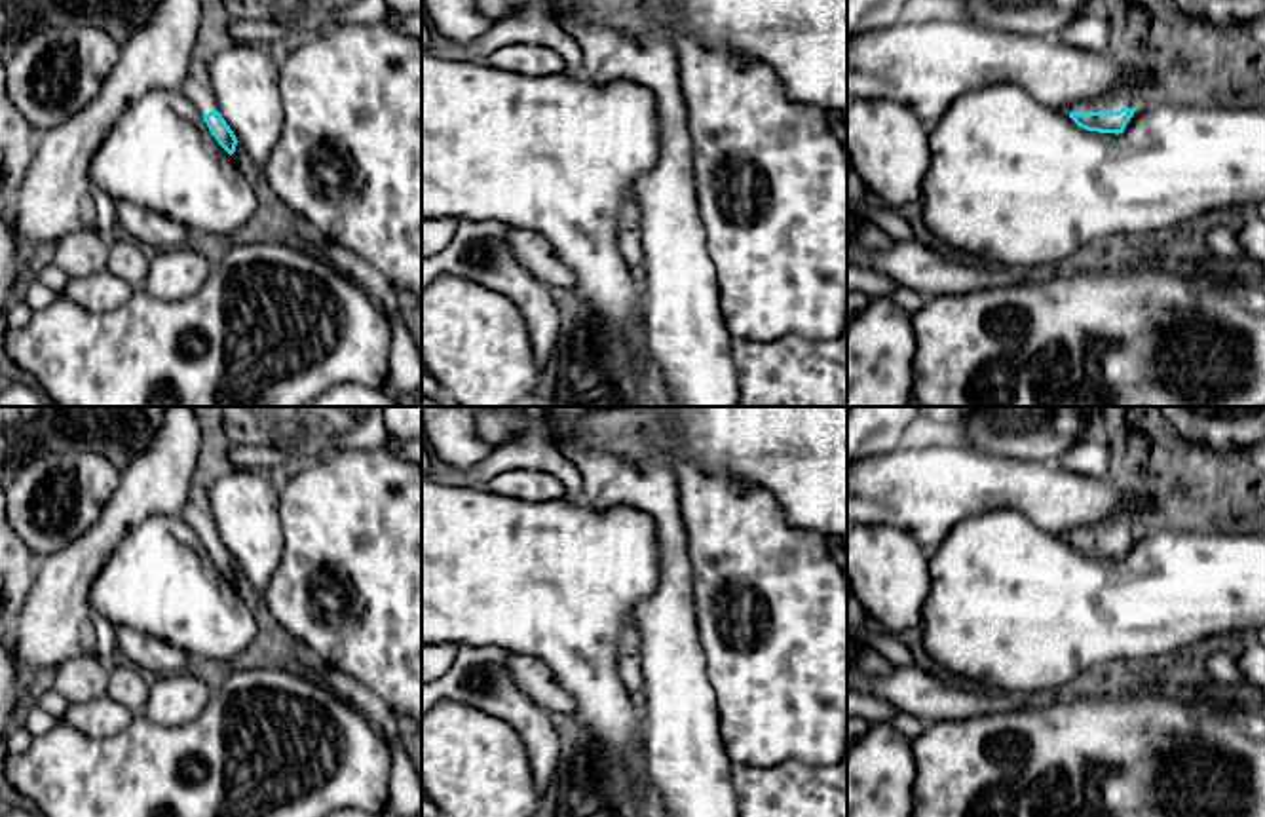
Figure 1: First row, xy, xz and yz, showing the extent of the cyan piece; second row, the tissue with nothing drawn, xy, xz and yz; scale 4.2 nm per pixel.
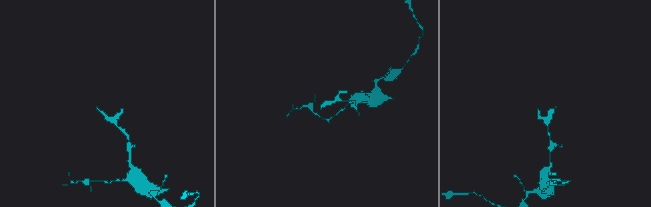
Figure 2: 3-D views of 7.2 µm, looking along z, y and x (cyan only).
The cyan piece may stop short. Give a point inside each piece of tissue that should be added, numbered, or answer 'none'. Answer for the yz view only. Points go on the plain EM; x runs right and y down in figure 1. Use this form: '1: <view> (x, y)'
1: yz (1117, 525)

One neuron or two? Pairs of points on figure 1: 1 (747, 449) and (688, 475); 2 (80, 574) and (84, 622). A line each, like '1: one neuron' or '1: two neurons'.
1: two neurons
2: one neuron

